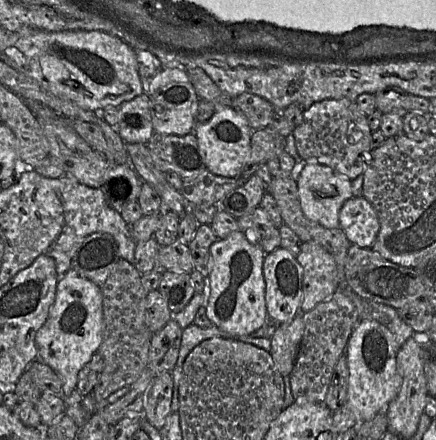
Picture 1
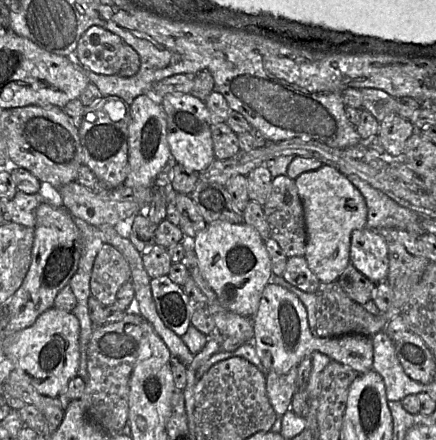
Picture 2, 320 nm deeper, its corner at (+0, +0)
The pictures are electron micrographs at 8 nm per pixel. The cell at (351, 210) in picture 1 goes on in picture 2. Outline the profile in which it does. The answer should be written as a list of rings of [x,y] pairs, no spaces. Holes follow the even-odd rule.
[[[368,227],[354,230],[351,235],[350,263],[373,283],[385,281],[389,269],[386,240]]]

